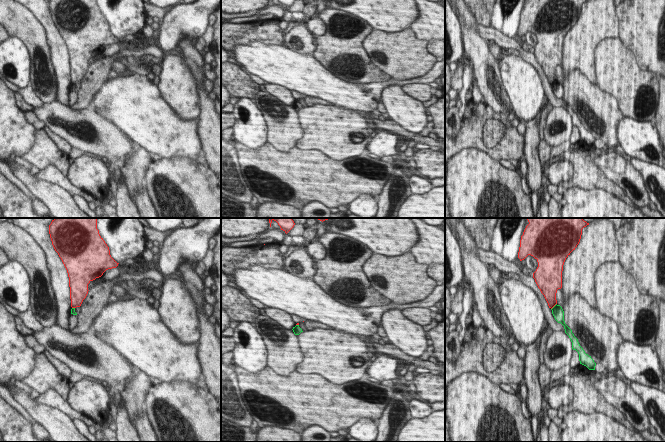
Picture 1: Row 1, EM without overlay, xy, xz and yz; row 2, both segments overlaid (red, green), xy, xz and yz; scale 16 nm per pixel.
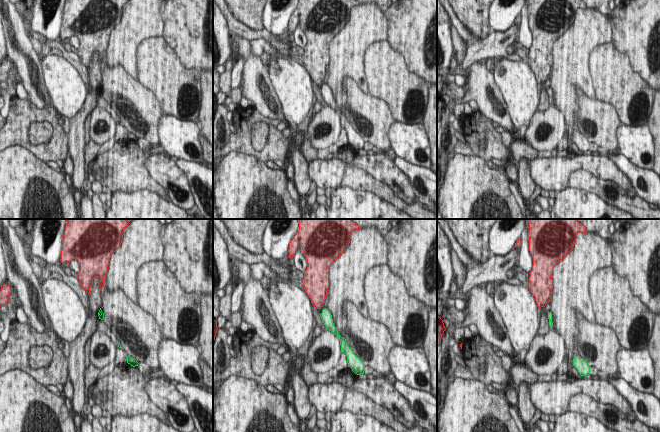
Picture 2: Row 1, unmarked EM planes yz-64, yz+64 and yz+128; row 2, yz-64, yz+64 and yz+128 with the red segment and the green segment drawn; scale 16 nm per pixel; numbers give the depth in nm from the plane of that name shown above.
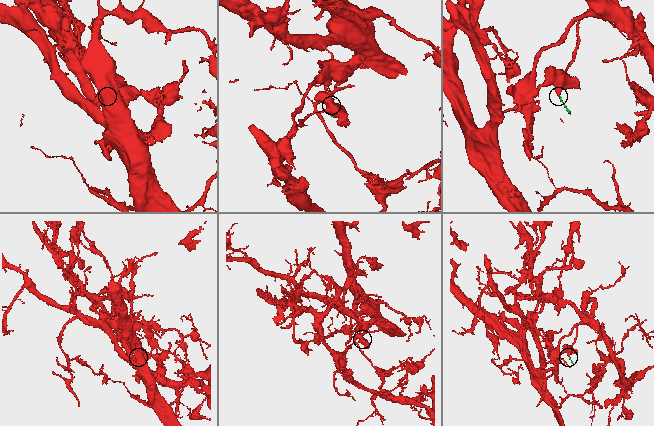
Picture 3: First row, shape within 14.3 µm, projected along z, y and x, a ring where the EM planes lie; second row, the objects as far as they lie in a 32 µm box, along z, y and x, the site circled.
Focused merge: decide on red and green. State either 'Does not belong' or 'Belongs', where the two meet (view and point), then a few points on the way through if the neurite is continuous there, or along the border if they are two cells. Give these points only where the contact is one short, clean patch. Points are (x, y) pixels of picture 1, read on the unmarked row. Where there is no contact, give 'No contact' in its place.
Does not belong. Touches red at yz (554, 81). Boundary: yz (556, 79), (551, 85)

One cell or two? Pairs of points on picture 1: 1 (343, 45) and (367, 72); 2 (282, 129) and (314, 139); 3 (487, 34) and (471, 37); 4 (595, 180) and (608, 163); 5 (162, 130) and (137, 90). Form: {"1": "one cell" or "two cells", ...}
{"1": "one cell", "2": "two cells", "3": "two cells", "4": "two cells", "5": "one cell"}

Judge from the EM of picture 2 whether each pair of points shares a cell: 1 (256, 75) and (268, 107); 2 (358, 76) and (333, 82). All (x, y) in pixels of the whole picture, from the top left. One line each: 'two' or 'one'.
1: one
2: one

